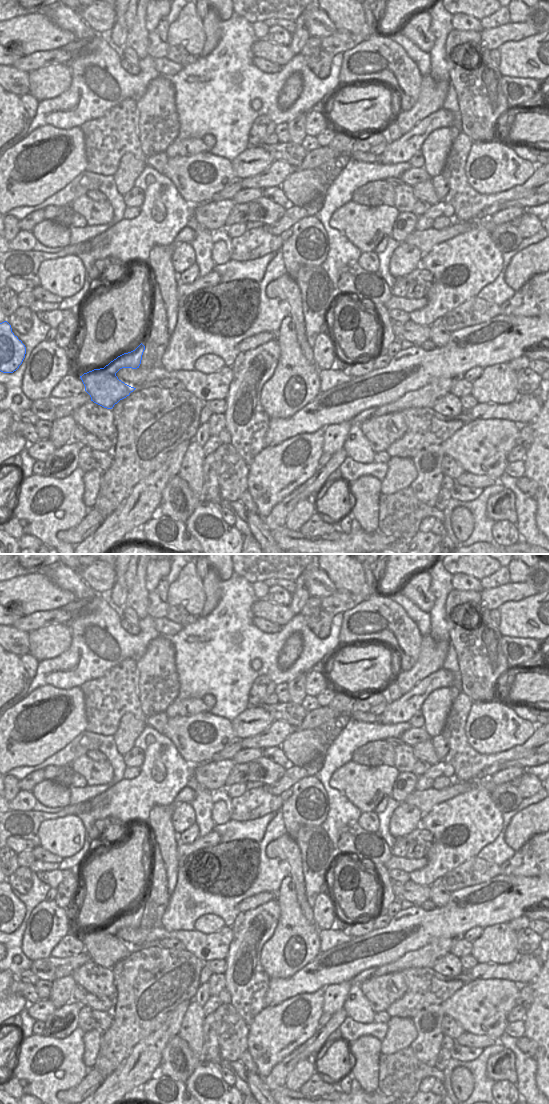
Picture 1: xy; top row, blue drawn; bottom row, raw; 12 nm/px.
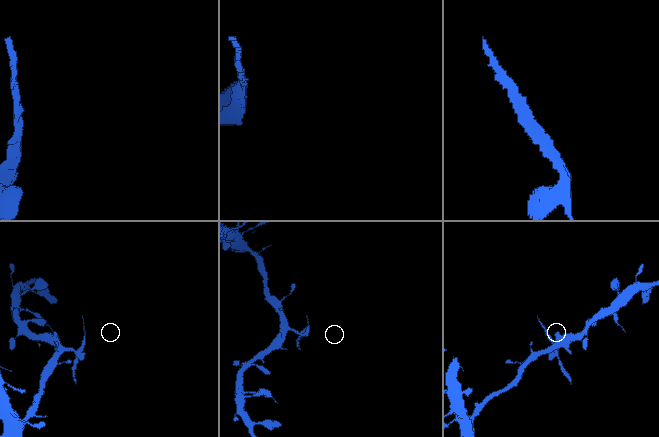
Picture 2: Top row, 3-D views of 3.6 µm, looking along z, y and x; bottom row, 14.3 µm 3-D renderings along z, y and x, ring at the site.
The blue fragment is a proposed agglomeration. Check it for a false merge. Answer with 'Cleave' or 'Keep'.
Cleave.

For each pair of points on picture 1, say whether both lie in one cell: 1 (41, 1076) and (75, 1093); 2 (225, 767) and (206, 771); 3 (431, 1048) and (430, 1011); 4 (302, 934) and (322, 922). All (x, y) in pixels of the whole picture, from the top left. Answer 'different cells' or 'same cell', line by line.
1: different cells
2: same cell
3: same cell
4: different cells

